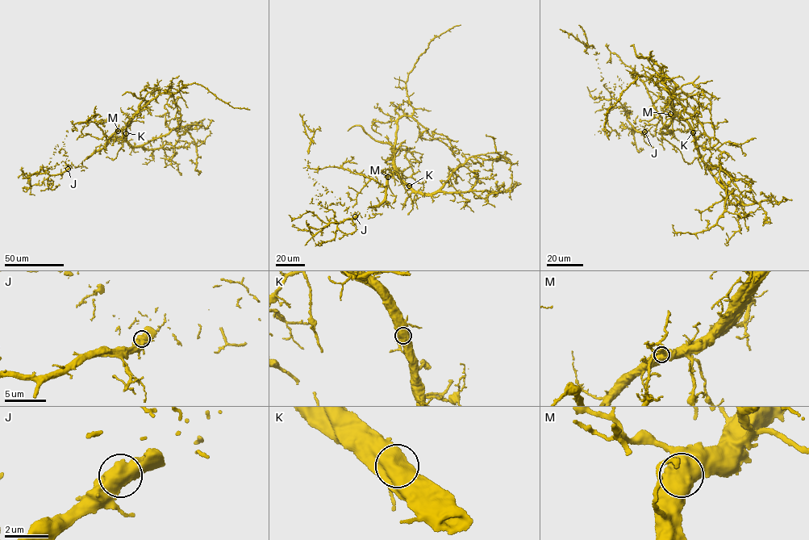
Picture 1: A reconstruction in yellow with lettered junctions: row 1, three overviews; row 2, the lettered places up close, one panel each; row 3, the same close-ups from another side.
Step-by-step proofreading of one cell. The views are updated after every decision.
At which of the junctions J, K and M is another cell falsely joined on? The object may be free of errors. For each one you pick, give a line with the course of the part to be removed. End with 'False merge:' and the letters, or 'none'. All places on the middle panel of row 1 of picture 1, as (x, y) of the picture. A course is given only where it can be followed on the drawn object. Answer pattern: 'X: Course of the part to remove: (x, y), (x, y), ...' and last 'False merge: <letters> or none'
False merge: none

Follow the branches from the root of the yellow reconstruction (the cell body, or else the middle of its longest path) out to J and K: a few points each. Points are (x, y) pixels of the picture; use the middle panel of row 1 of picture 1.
J: (397, 169), (389, 175), (383, 200), (368, 207), (364, 215), (355, 216)
K: (397, 169), (409, 186)

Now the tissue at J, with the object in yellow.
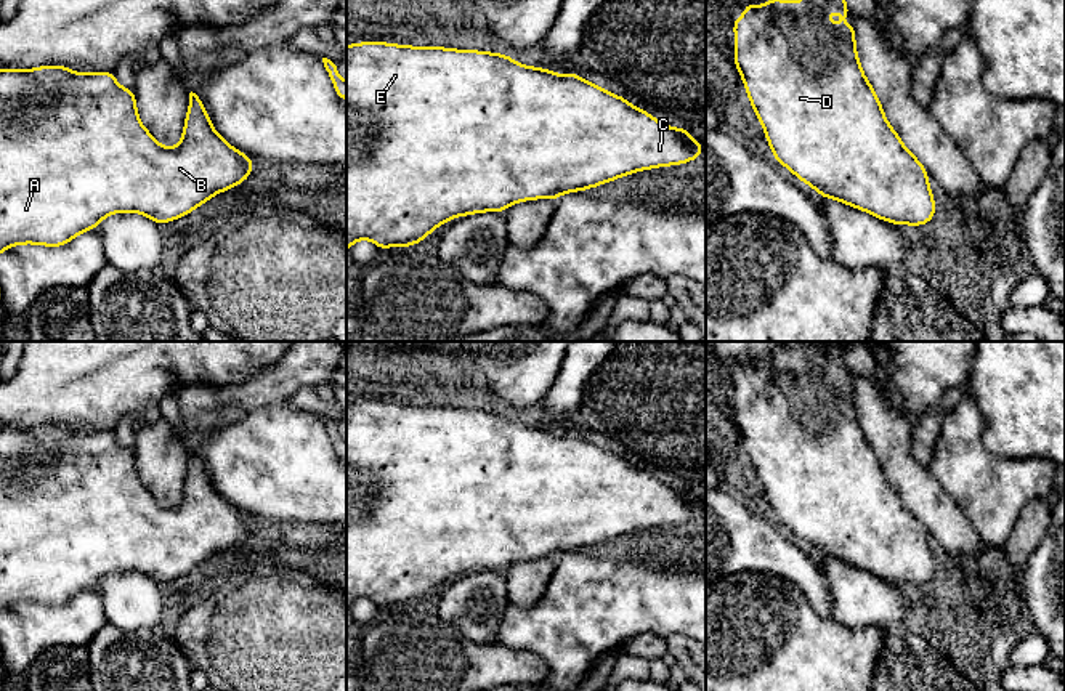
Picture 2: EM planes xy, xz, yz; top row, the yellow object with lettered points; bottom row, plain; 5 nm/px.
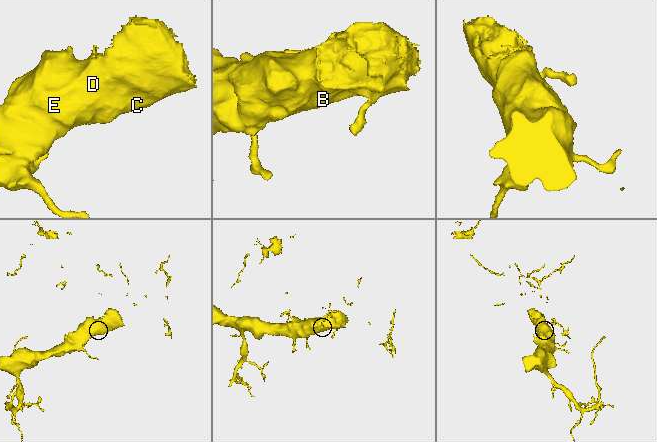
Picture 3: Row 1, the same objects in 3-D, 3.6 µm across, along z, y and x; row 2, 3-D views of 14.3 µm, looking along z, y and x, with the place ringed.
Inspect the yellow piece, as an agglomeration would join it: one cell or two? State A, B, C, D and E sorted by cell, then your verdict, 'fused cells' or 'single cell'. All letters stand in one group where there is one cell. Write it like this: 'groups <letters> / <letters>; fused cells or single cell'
groups A B C D E; single cell

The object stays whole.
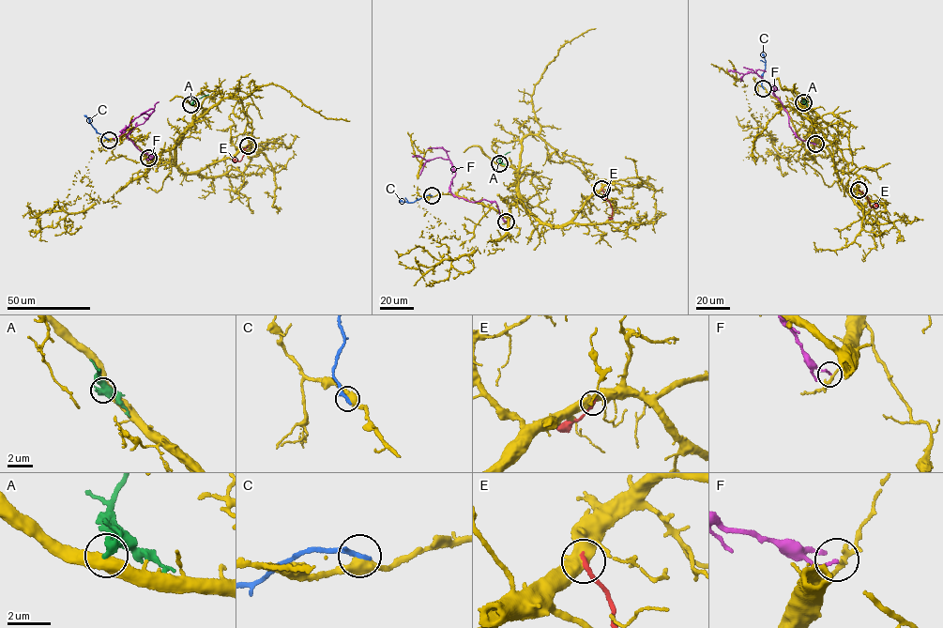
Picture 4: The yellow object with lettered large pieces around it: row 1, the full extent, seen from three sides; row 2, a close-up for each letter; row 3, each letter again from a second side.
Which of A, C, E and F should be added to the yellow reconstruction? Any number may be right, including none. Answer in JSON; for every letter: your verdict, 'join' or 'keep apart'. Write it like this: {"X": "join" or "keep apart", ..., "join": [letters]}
{"A": "keep apart", "C": "keep apart", "E": "keep apart", "F": "keep apart", "join": []}

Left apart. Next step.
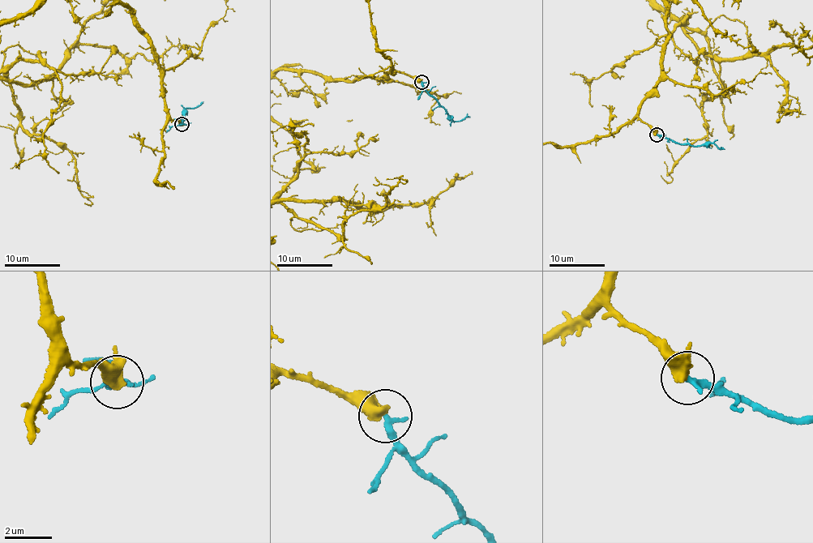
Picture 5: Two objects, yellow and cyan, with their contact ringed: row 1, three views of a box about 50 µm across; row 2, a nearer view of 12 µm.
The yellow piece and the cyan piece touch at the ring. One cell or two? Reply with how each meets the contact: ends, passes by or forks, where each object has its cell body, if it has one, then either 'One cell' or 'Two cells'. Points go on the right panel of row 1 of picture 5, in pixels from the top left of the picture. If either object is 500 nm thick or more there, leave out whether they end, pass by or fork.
At the ring yellow passes by. At the ring cyan ends. Soma of yellow: none. Soma of cyan: none. One cell

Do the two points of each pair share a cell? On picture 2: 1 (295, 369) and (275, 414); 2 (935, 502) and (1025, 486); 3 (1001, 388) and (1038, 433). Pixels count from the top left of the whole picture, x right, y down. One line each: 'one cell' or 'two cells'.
1: two cells
2: two cells
3: one cell

